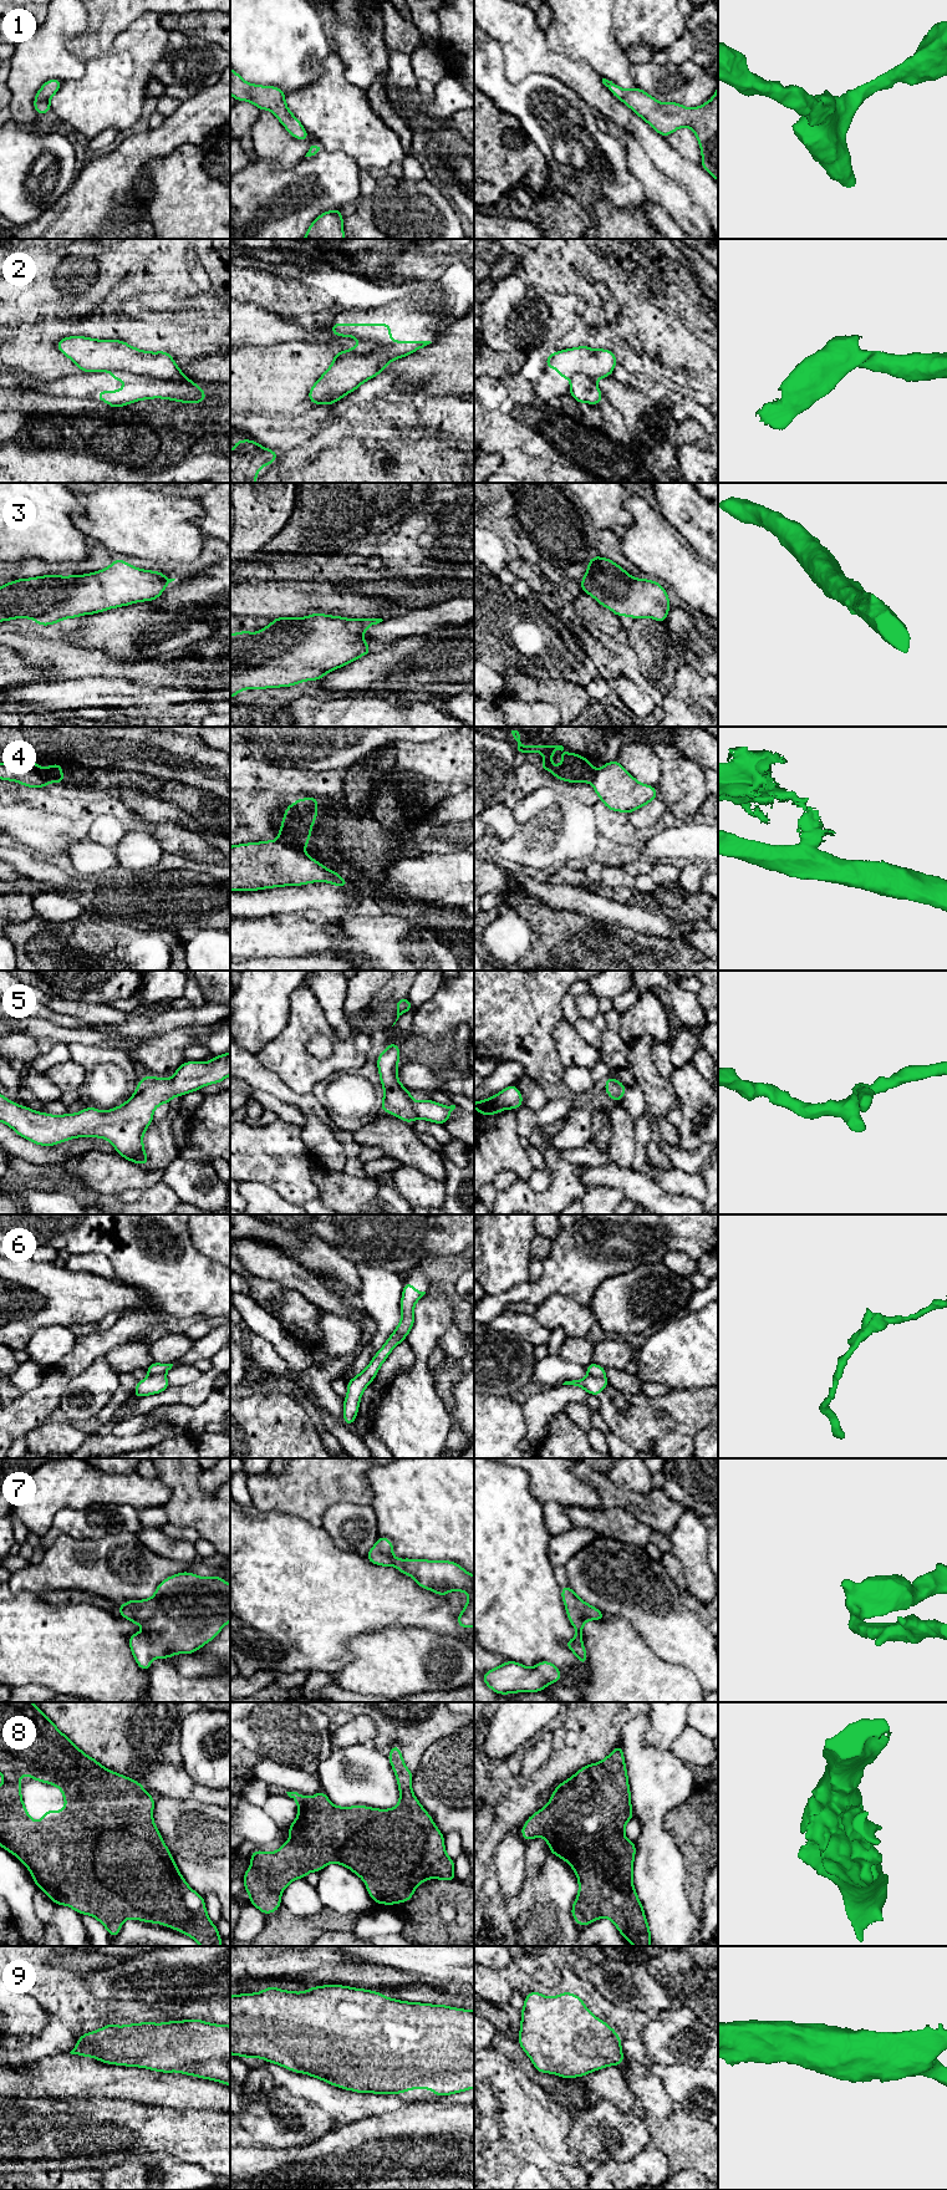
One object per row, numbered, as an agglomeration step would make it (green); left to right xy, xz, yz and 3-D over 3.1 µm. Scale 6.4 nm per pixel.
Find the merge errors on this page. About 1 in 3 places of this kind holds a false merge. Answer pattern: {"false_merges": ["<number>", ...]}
{"false_merges": ["2", "4", "6"]}

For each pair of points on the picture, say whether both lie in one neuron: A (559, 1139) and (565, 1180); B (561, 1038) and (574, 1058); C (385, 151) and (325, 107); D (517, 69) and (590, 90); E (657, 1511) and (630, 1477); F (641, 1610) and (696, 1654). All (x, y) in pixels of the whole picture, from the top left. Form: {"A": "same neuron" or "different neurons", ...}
{"A": "different neurons", "B": "same neuron", "C": "same neuron", "D": "same neuron", "E": "different neurons", "F": "same neuron"}

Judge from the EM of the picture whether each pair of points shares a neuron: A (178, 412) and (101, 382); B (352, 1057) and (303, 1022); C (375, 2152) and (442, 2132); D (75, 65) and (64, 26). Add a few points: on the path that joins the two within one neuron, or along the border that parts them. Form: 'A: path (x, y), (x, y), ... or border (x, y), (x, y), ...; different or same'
A: border (174, 400), (142, 398), (130, 402), (123, 407); different
B: path (340, 1045), (315, 1022); same
C: path (391, 2152), (422, 2152), (426, 2148); same
D: path (65, 55), (61, 51), (61, 36); same

